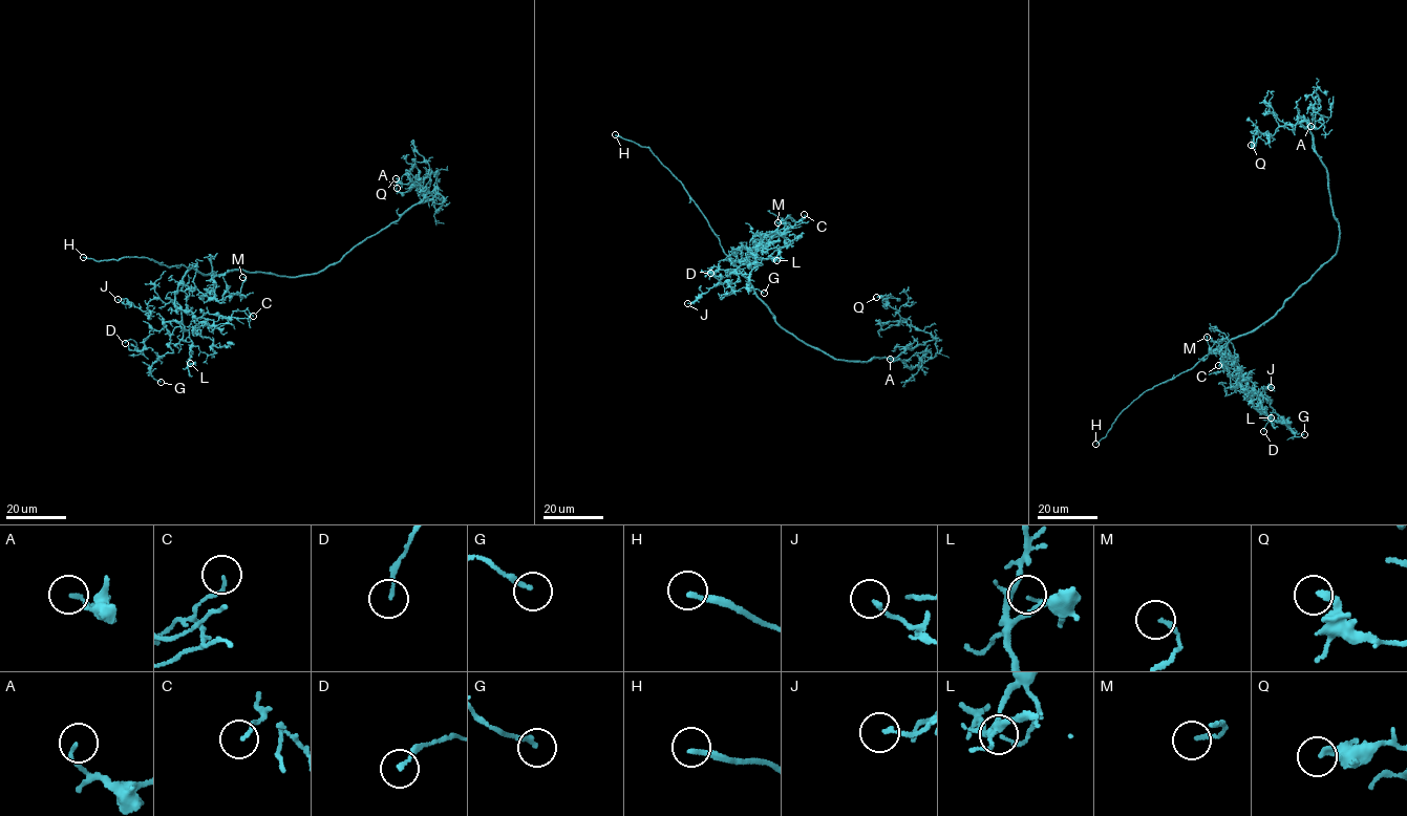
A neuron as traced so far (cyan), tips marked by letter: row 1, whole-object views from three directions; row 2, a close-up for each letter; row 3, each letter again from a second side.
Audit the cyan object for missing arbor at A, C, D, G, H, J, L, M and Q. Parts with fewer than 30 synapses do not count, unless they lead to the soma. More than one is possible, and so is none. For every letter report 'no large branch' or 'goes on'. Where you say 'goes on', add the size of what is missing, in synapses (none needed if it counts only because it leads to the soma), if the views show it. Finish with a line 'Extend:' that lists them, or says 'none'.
A: no large branch
C: no large branch
D: no large branch
G: no large branch
H: goes on
J: no large branch
L: no large branch
M: no large branch
Q: no large branch
Extend: H

